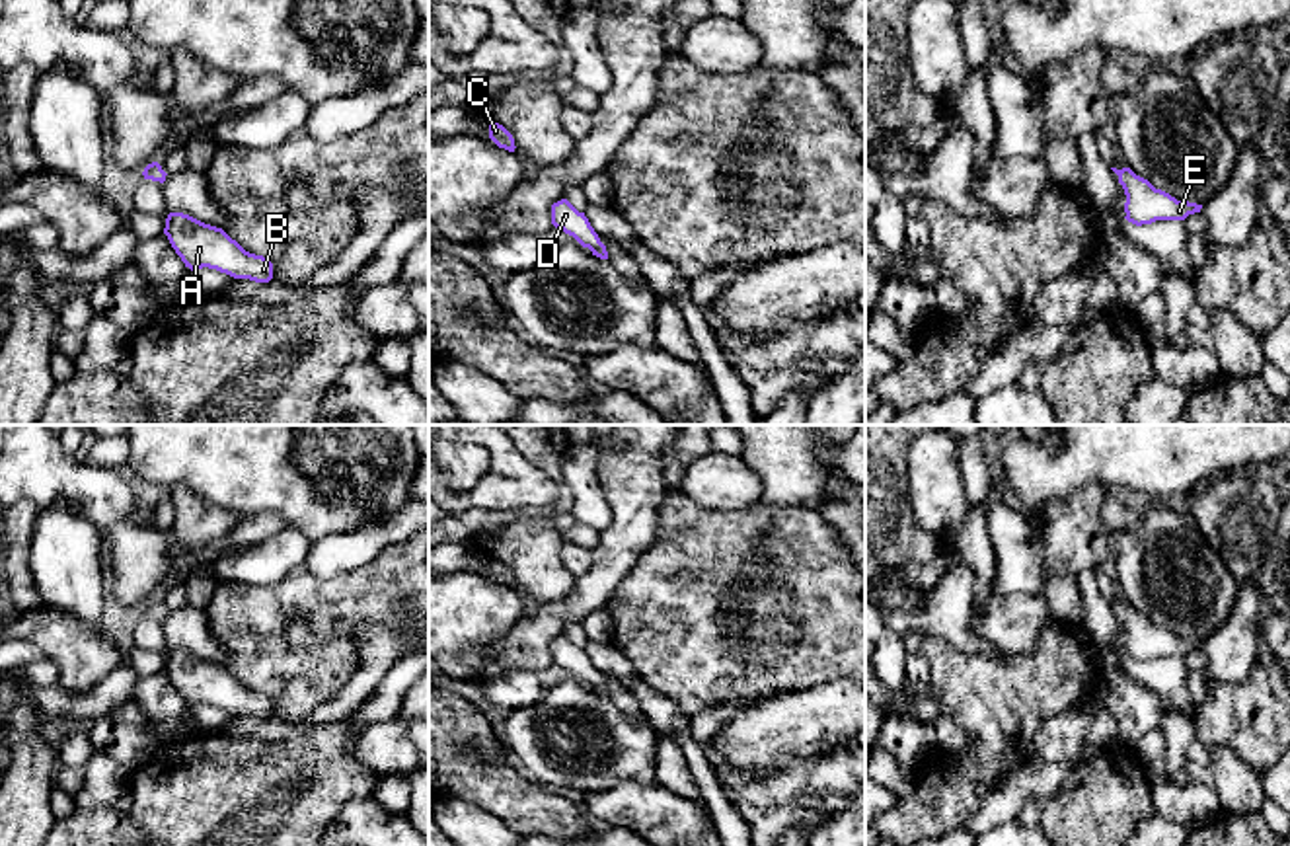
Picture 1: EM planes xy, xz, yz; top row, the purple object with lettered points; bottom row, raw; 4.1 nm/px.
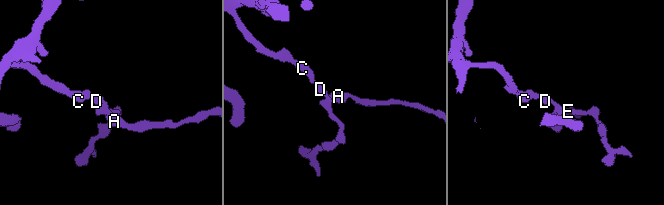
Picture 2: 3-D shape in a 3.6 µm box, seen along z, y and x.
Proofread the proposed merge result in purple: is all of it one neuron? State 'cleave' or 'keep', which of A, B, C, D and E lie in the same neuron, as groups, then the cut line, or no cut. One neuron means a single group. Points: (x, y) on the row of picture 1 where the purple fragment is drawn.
keep; A B C D E; no cut

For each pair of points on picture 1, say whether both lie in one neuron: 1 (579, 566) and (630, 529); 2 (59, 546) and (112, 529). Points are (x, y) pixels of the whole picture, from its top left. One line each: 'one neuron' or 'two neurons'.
1: two neurons
2: two neurons

